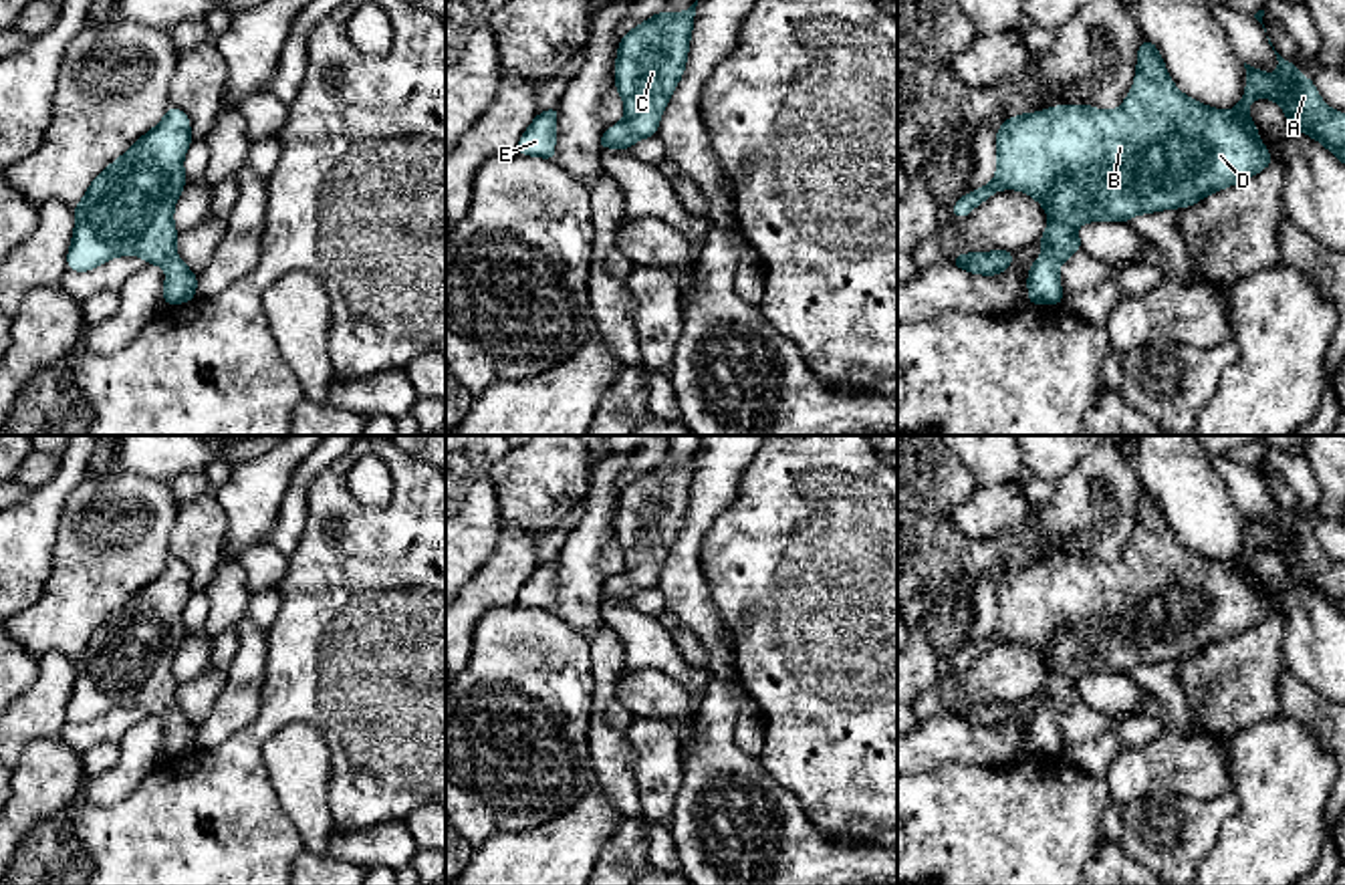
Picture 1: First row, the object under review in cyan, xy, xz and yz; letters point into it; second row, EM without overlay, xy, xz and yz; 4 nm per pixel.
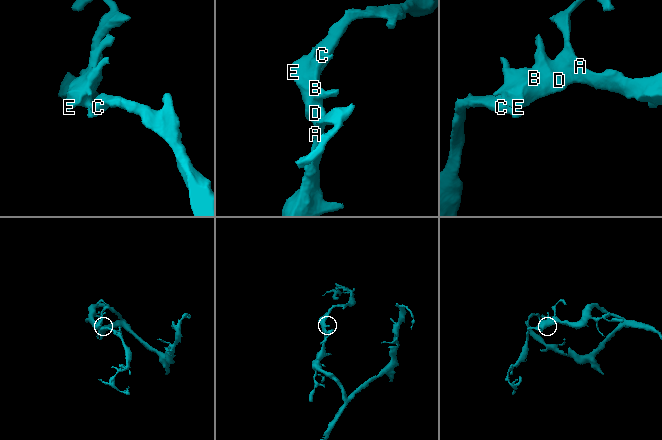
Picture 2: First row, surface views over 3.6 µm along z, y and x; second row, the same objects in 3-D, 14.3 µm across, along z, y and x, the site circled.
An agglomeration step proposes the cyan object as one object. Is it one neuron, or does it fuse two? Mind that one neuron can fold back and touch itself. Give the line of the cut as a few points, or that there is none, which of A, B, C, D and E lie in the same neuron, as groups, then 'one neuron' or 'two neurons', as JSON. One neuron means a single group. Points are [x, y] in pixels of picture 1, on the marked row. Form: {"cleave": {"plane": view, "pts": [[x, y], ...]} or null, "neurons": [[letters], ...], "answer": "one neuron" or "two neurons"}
{"cleave": null, "neurons": [["A", "B", "C", "D", "E"]], "answer": "one neuron"}

